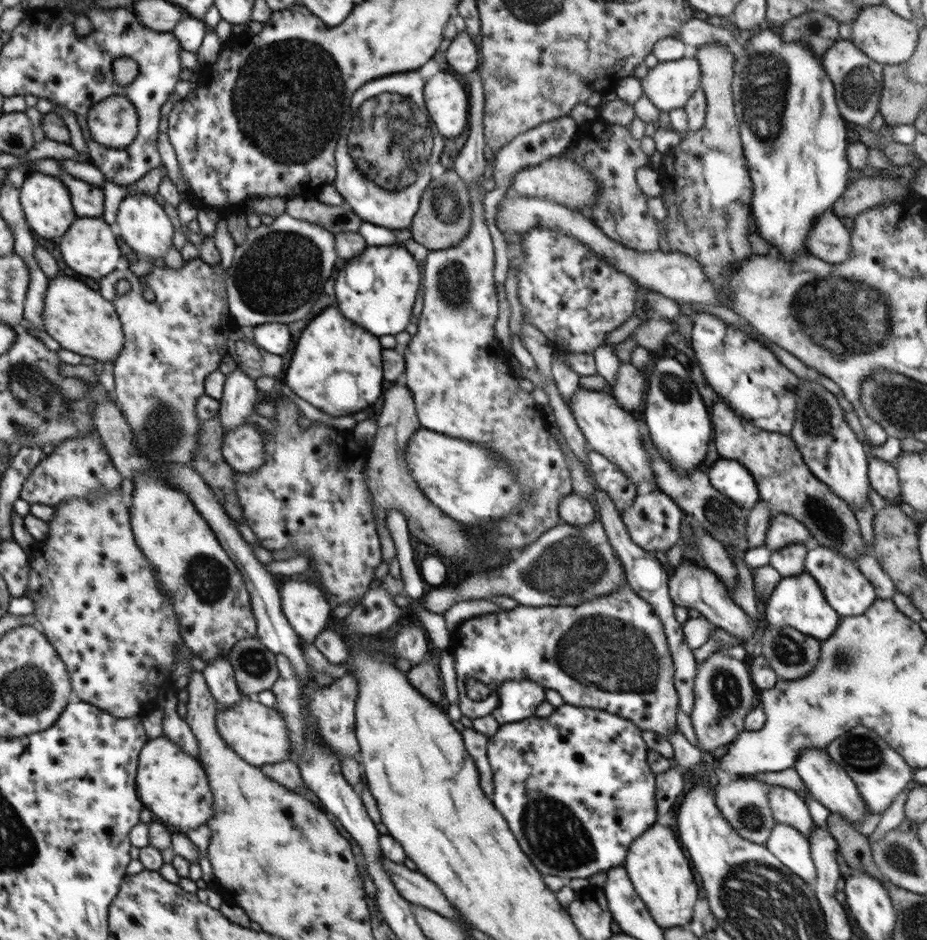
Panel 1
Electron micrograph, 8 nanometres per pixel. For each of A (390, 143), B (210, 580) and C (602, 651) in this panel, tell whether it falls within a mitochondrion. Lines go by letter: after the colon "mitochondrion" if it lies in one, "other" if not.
A: mitochondrion
B: mitochondrion
C: mitochondrion

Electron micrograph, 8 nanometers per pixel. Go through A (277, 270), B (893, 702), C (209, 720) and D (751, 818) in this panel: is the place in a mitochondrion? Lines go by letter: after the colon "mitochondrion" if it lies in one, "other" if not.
A: mitochondrion
B: other
C: other
D: mitochondrion

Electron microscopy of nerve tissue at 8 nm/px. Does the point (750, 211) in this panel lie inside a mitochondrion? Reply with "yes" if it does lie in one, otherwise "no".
no

